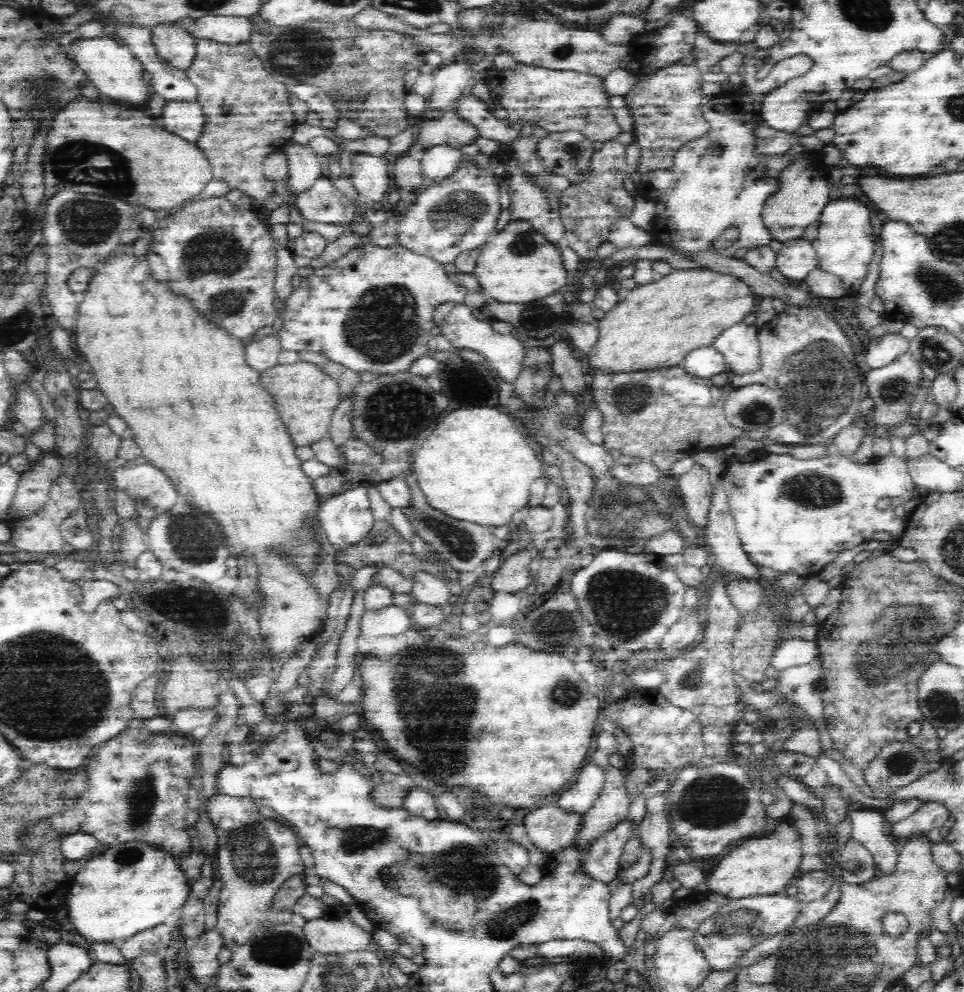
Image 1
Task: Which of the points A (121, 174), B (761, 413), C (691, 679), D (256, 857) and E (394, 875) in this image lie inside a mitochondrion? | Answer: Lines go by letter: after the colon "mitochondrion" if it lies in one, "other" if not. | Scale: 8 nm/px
A: mitochondrion
B: mitochondrion
C: mitochondrion
D: mitochondrion
E: mitochondrion

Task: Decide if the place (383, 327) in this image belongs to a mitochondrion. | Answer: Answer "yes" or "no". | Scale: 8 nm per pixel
yes

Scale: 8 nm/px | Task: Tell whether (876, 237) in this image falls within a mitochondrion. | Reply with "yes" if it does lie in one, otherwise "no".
no

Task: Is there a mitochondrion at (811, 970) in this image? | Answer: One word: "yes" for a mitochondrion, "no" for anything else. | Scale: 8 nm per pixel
yes

